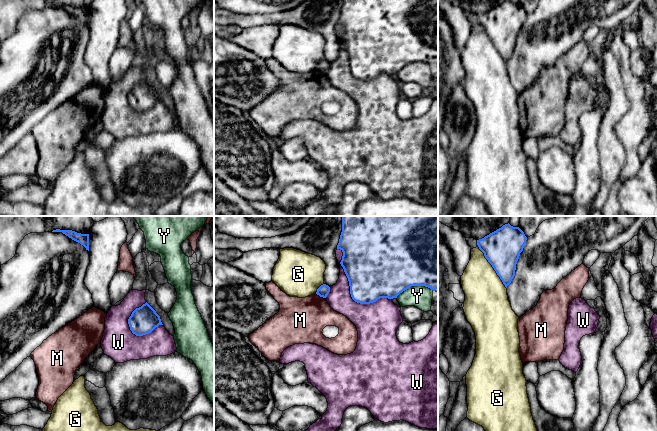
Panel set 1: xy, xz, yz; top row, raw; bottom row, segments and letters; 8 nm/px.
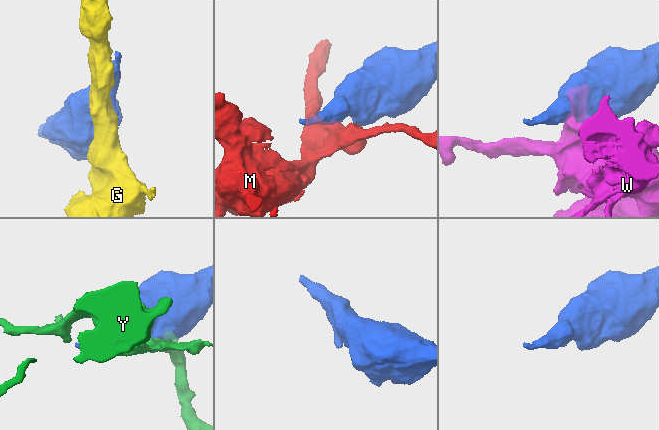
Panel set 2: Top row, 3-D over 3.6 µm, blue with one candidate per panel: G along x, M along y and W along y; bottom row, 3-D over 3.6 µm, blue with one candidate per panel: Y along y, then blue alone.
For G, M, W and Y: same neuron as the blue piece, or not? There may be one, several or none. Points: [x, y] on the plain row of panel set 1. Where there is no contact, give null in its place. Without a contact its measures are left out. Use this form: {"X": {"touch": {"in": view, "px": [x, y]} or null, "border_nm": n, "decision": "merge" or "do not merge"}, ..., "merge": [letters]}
{"G": {"touch": {"in": "yz", "px": [492, 42]}, "border_nm": 420, "decision": "do not merge"}, "M": {"touch": {"in": "xz", "px": [320, 72]}, "border_nm": 80, "decision": "do not merge"}, "W": {"touch": {"in": "xz", "px": [350, 68]}, "border_nm": 600, "decision": "do not merge"}, "Y": {"touch": {"in": "xz", "px": [414, 61]}, "border_nm": 300, "decision": "do not merge"}, "merge": []}

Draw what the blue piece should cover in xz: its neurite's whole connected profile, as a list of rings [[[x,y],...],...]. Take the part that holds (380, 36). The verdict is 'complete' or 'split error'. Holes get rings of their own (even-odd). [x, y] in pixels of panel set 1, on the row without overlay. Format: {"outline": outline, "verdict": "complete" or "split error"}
{"outline": [[[342,0],[337,25],[343,28],[340,38],[348,54],[352,75],[370,80],[380,74],[393,75],[411,62],[438,64],[438,0]]], "verdict": "complete"}

